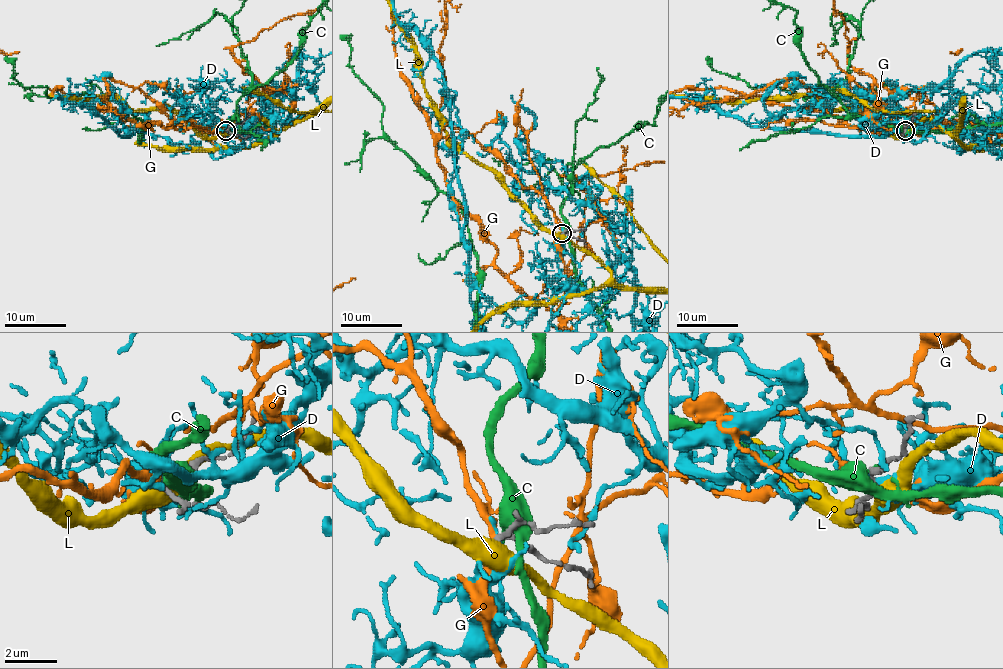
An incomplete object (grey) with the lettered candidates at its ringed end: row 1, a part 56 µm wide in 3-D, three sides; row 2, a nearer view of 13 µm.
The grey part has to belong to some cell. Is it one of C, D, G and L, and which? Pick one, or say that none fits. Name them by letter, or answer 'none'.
none

